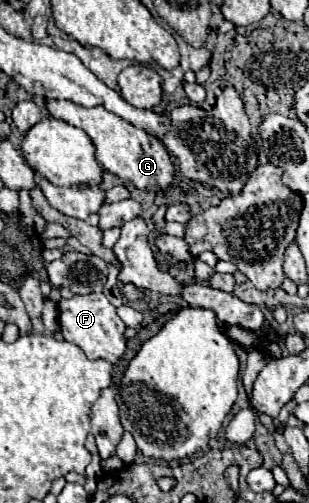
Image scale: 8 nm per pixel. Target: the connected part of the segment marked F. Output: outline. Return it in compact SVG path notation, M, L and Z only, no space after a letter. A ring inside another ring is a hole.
M100 292L90 294L74 294L72 298L62 298L58 302L58 324L64 340L80 346L88 358L104 358L116 364L120 356L126 352L126 324L116 314L116 308L108 302L108 298Z

